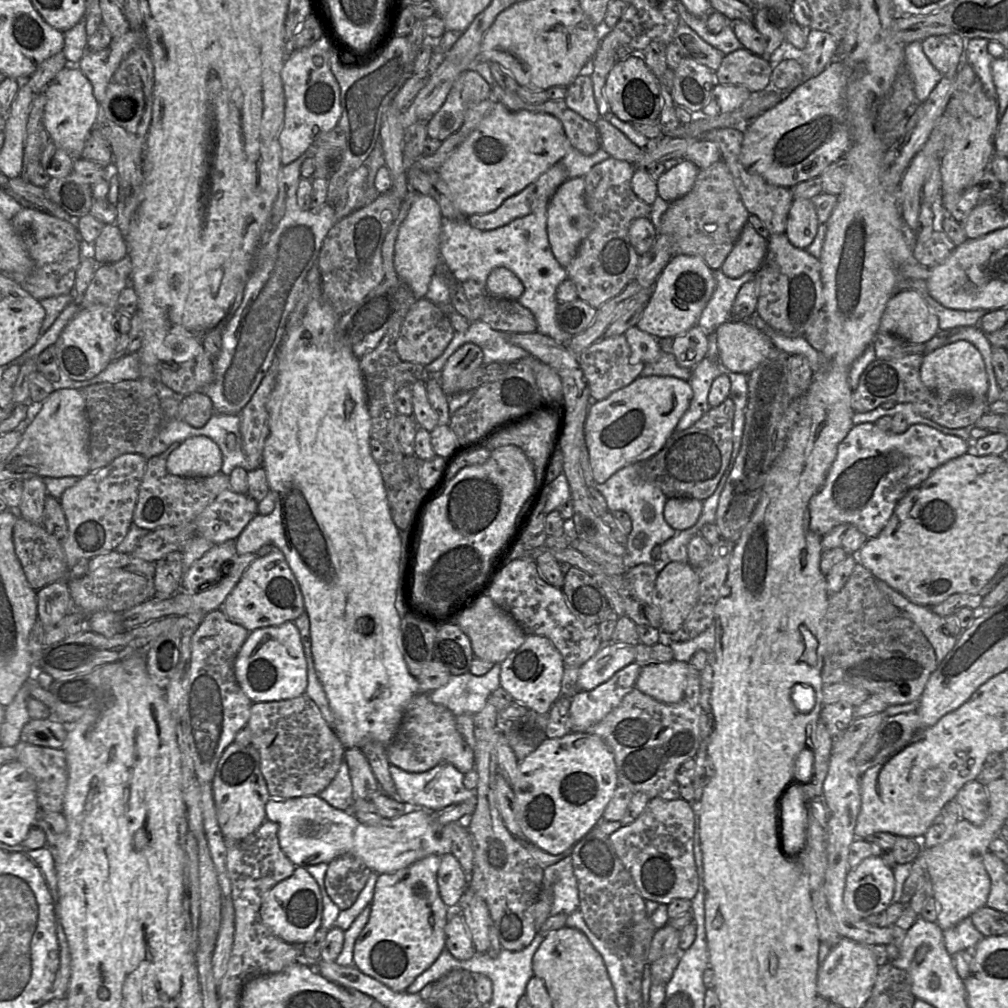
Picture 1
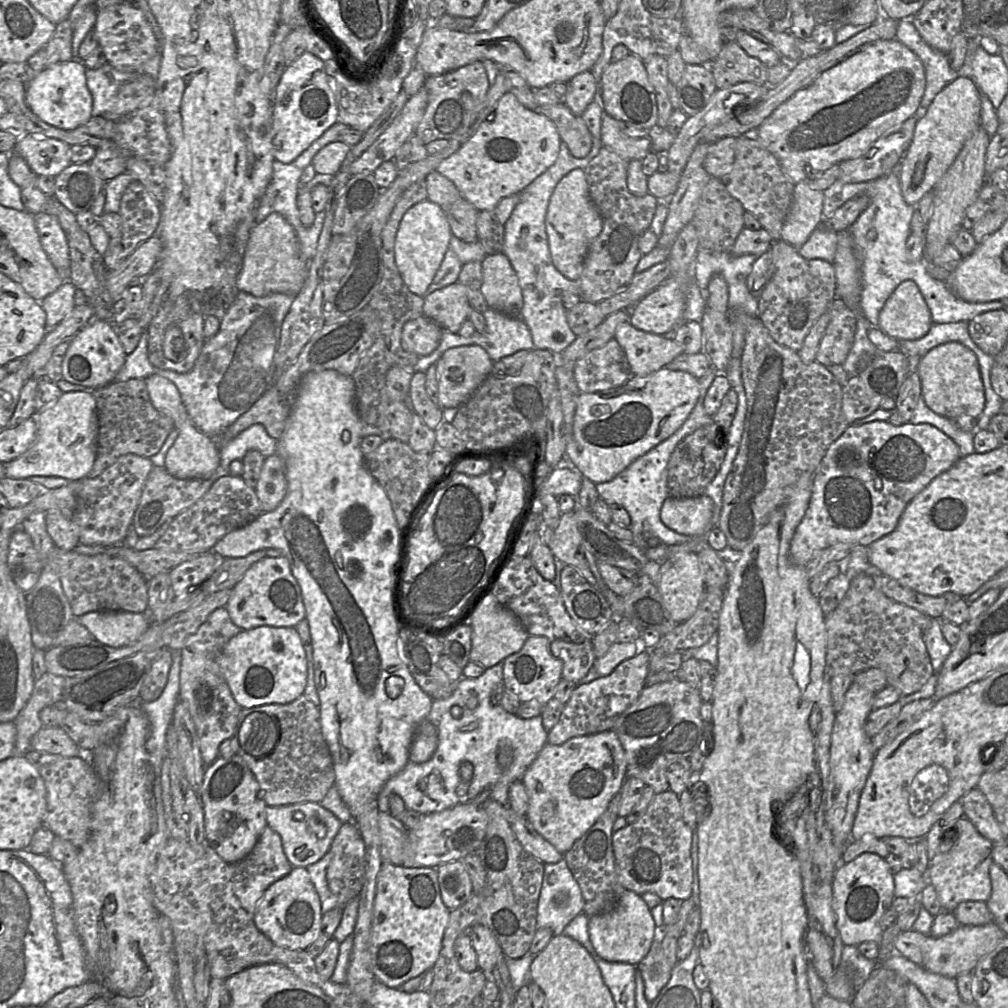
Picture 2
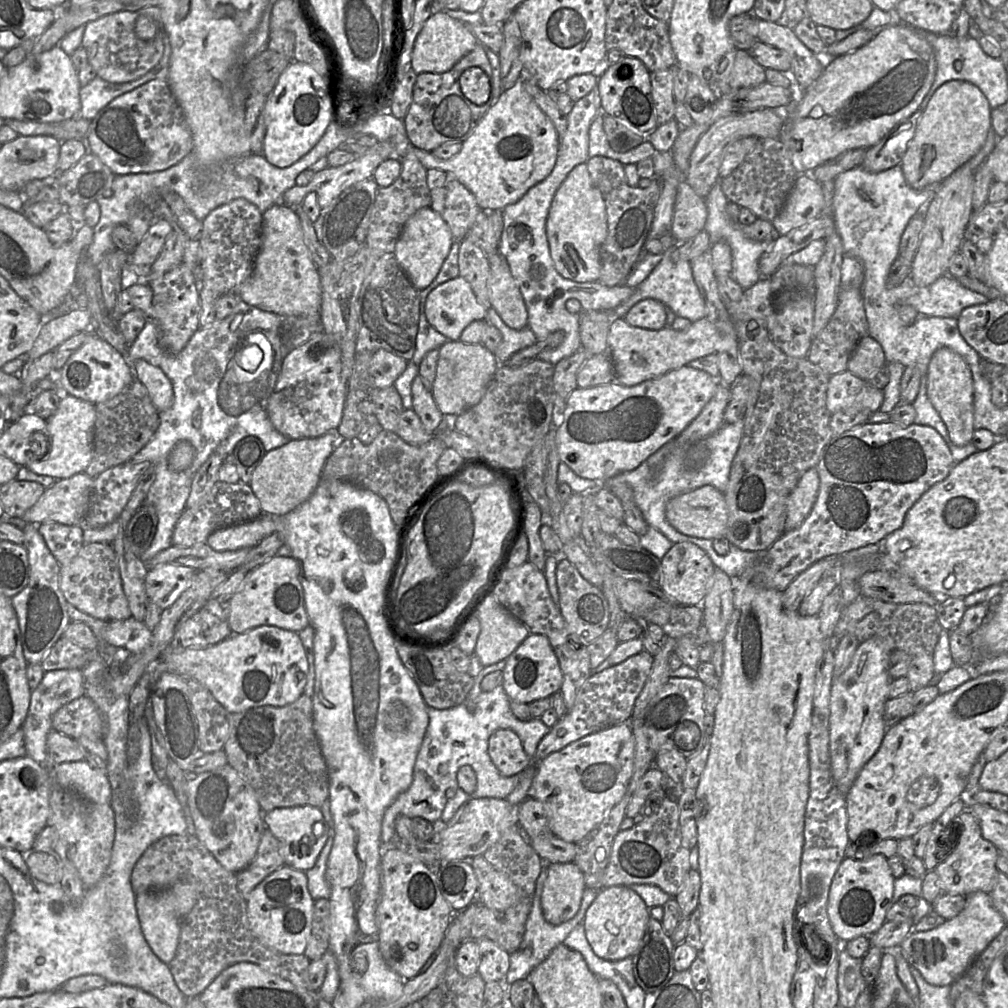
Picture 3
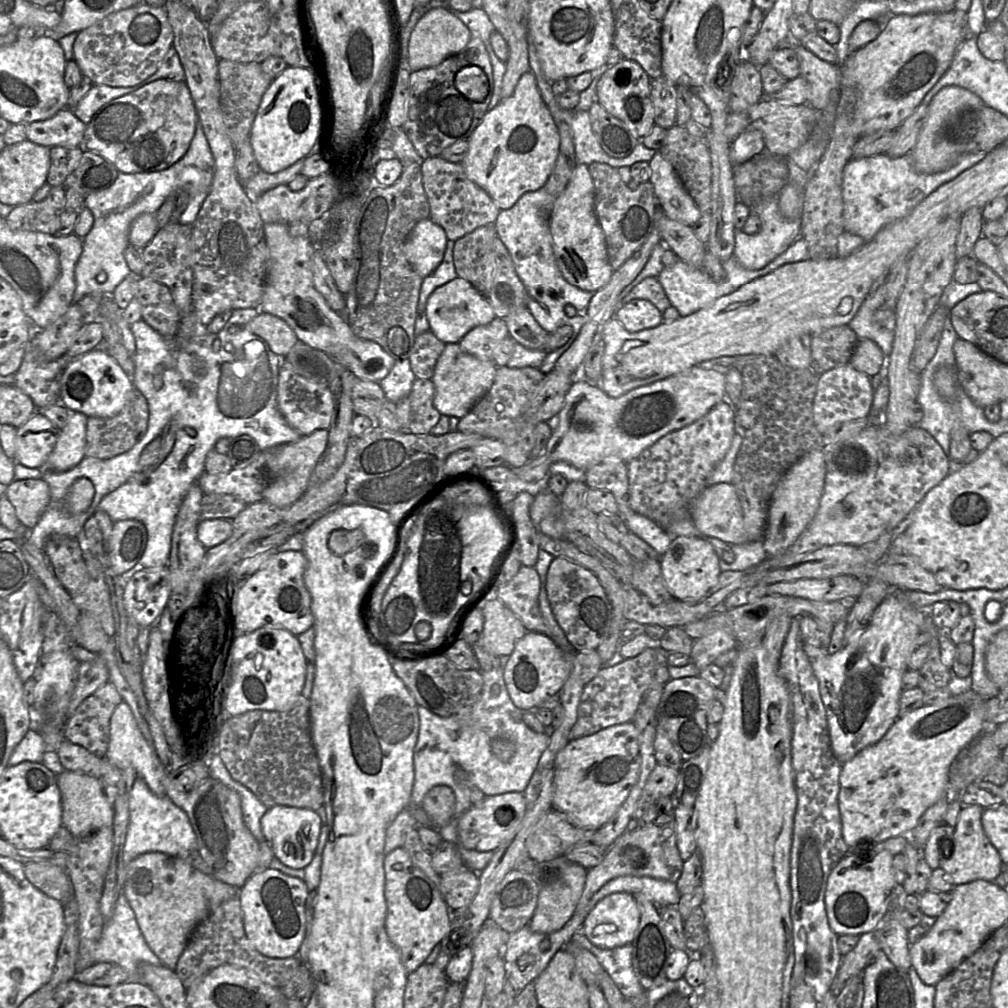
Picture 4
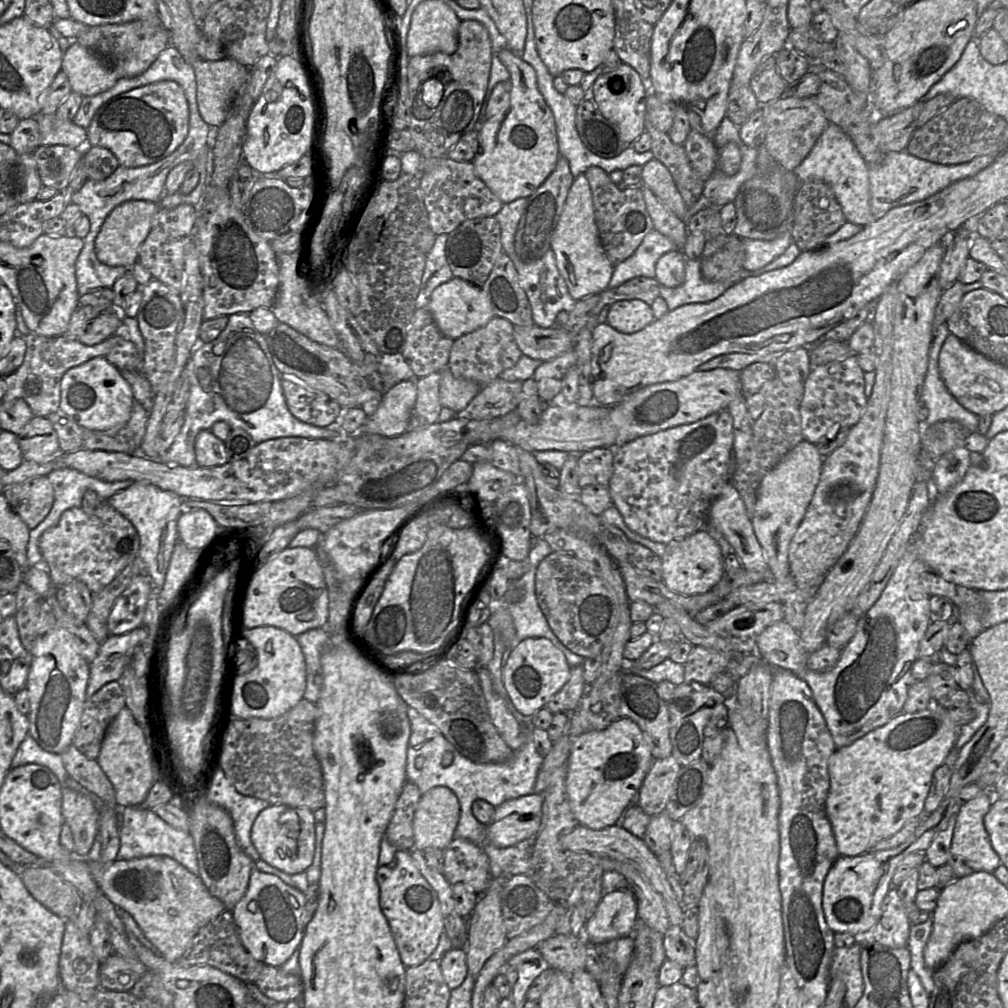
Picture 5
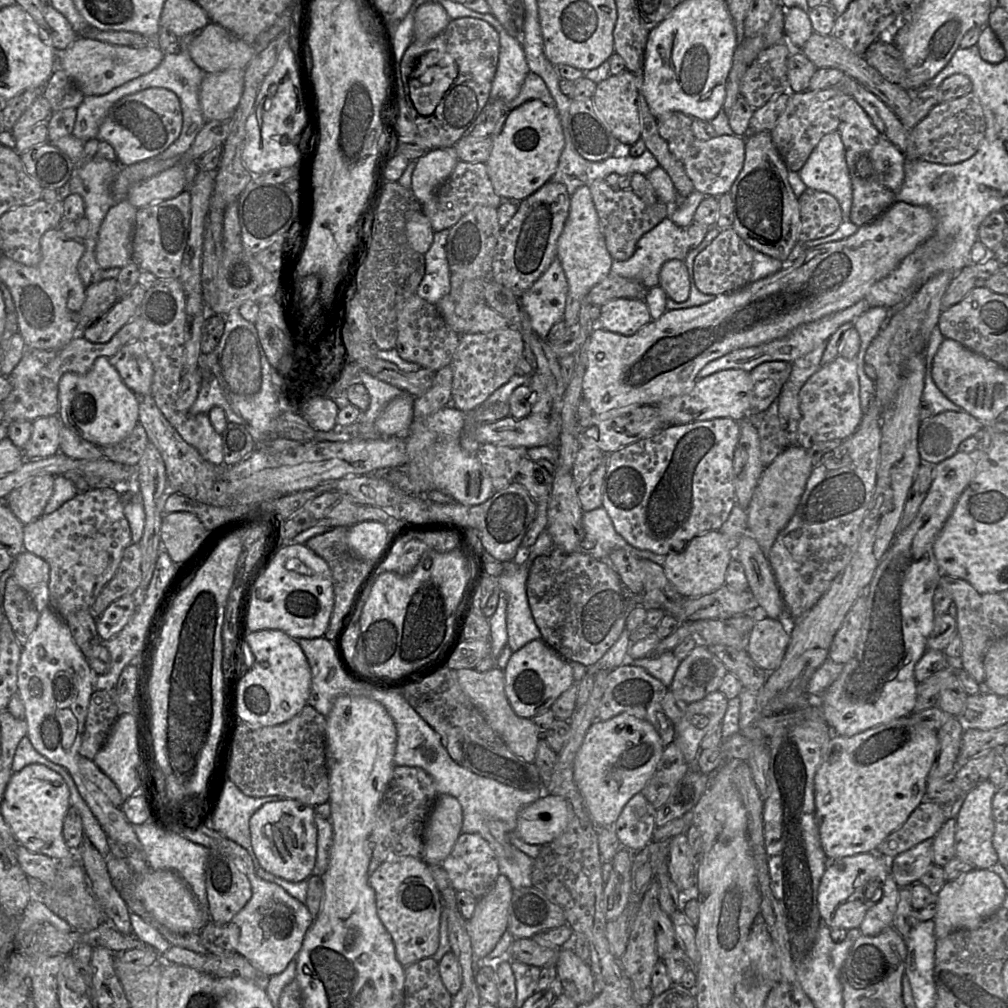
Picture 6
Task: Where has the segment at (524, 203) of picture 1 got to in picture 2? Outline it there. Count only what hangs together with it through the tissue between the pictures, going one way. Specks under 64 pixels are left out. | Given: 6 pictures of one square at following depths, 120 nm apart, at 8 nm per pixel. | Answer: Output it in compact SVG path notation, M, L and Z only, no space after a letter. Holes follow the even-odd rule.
M516 193L503 198L493 209L478 213L476 220L478 241L486 255L503 251L505 223L519 200L520 193Z

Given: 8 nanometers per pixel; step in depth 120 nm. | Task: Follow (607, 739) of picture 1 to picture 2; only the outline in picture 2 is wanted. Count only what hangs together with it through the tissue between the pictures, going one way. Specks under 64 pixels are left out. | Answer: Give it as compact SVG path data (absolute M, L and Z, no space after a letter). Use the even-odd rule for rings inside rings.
M681 679L645 686L637 700L616 721L614 730L624 748L627 777L641 779L655 794L669 790L668 765L676 759L688 759L698 747L705 731L700 715L702 705L699 688Z

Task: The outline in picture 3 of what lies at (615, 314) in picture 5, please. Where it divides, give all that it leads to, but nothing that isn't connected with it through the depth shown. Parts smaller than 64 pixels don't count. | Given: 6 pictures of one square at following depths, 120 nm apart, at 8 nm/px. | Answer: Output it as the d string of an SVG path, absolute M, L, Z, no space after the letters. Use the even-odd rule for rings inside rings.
M644 299L628 311L624 320L634 327L660 330L667 324L666 306L655 299Z

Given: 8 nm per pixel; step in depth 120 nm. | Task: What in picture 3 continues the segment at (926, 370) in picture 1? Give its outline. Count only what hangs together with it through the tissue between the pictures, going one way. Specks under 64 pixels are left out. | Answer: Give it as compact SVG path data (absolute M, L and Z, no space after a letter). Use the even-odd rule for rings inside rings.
M942 347L932 355L927 370L927 395L946 425L953 444L962 447L972 442L974 429L974 387L971 370L952 349Z

